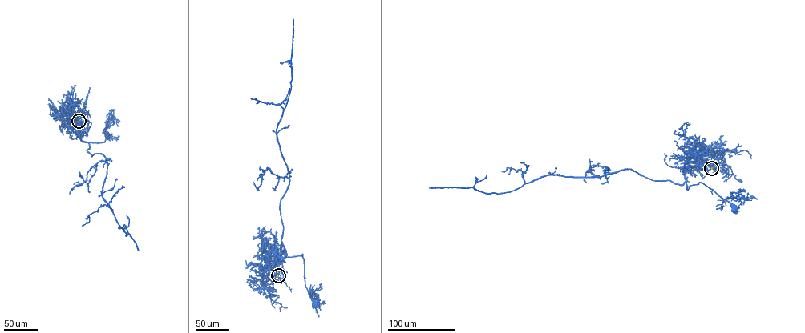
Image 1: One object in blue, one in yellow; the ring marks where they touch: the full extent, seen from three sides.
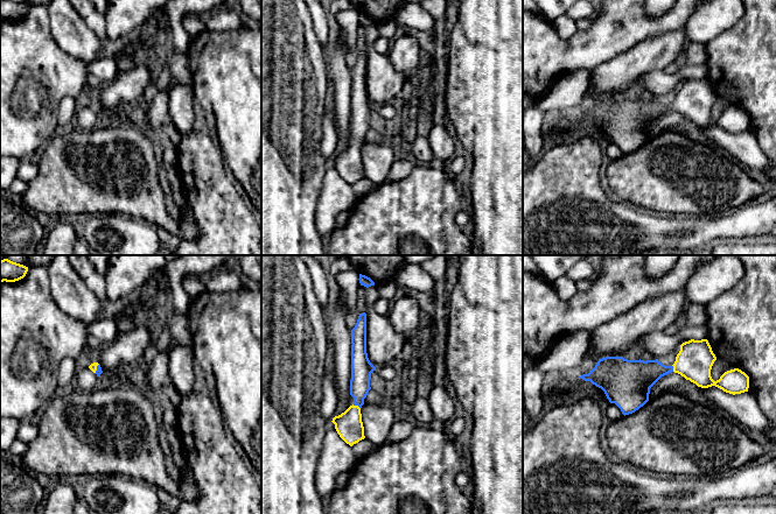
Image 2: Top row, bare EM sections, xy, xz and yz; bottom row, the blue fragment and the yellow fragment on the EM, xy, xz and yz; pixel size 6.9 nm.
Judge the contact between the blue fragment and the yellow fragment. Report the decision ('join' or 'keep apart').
join

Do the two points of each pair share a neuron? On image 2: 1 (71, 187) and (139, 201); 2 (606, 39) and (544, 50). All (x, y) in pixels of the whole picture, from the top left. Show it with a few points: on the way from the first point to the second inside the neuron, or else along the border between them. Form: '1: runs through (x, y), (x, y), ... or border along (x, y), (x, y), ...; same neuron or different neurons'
1: runs through (88, 187), (98, 195), (111, 195), (123, 199); same neuron
2: runs through (591, 48), (574, 54), (559, 54); same neuron

